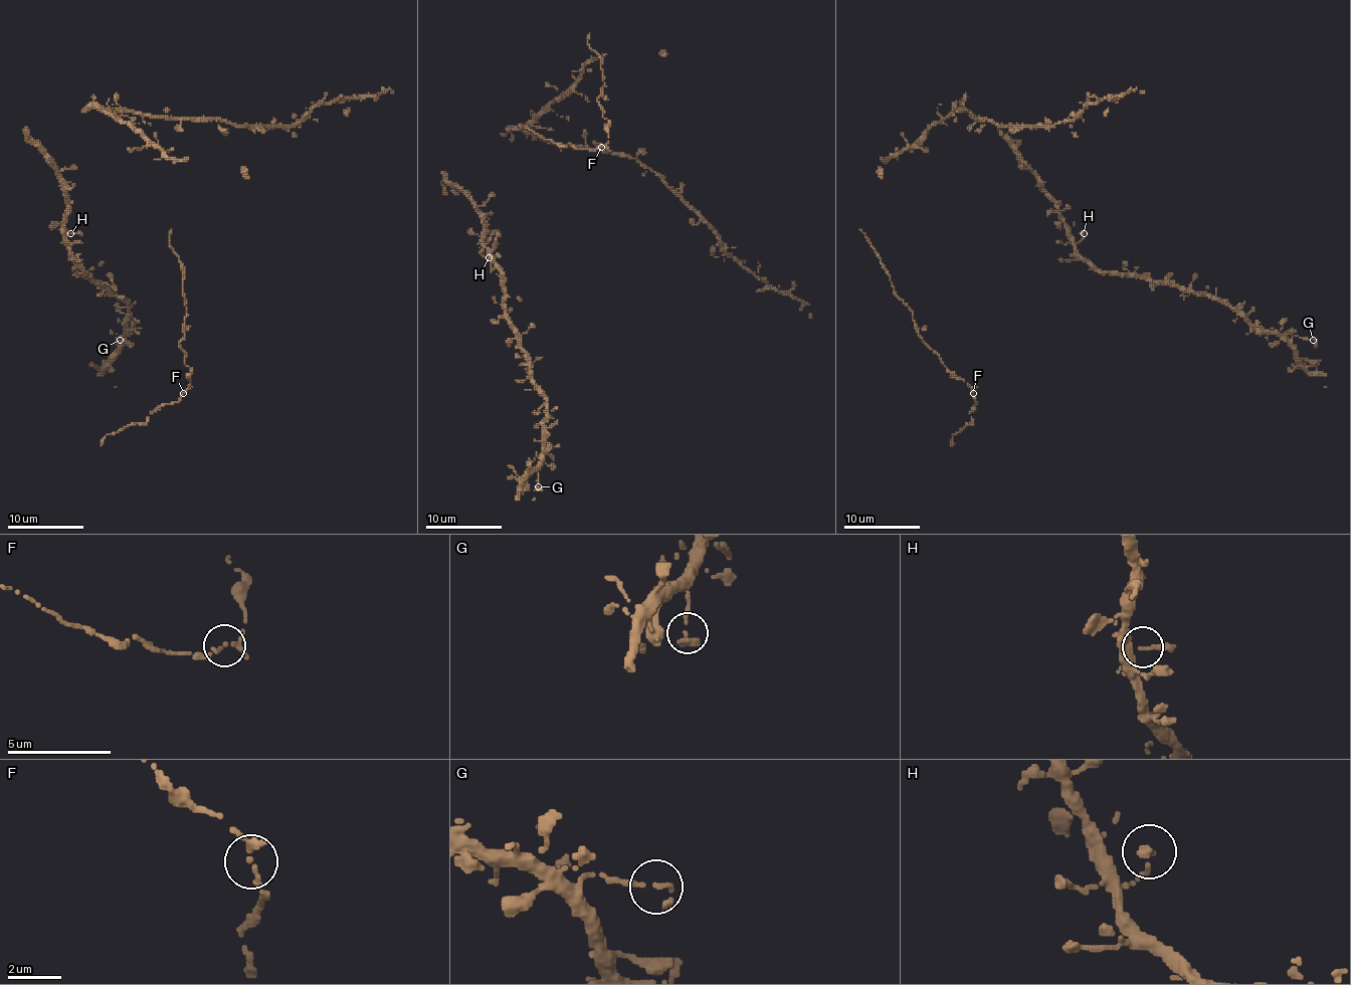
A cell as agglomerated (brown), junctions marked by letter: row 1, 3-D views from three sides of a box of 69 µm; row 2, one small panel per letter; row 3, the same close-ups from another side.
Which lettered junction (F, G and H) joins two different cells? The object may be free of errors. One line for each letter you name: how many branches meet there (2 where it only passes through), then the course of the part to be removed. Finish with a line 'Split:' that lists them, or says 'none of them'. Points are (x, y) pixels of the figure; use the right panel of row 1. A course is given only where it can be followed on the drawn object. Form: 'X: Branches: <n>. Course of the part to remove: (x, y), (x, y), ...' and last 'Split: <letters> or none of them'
Split: none of them

